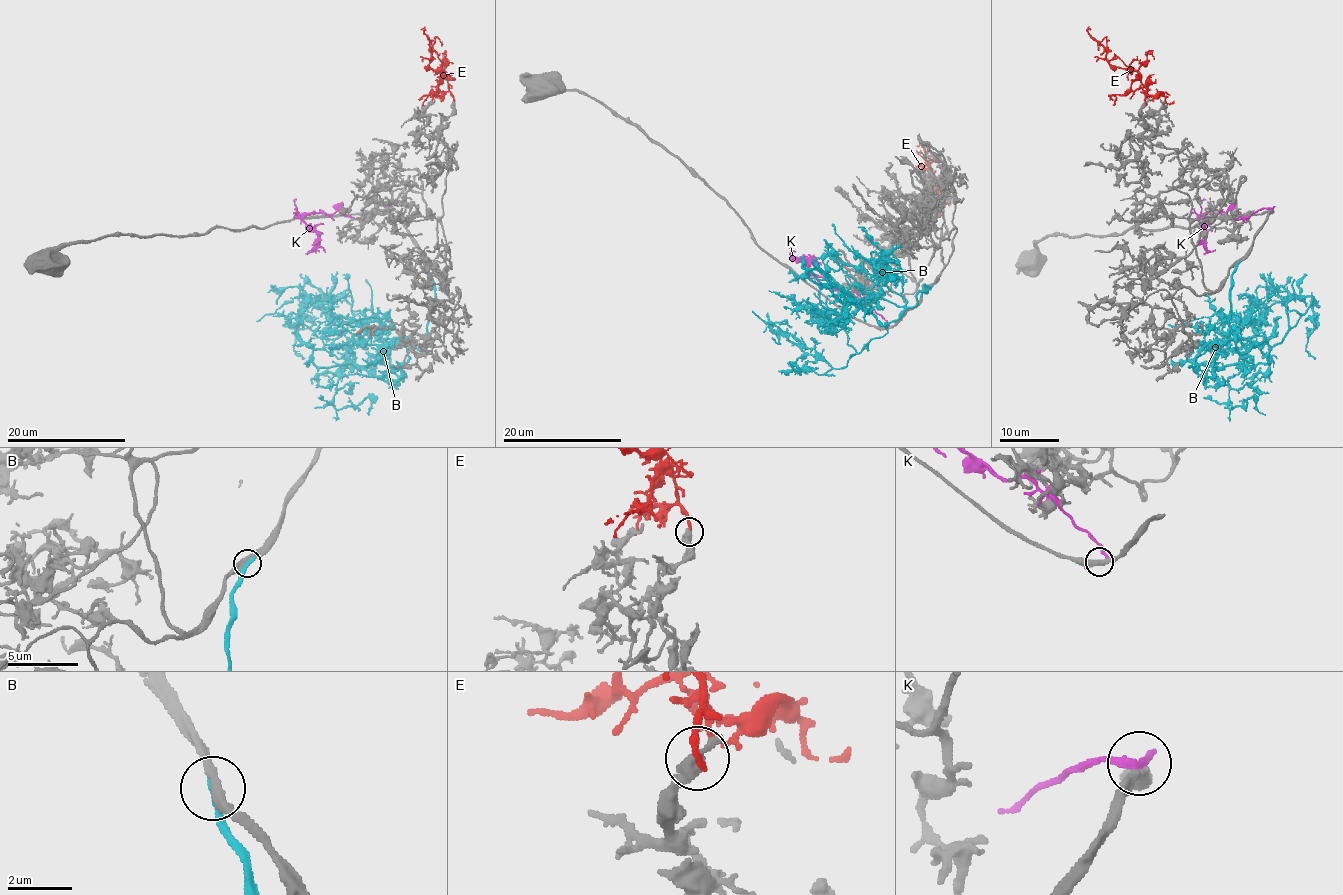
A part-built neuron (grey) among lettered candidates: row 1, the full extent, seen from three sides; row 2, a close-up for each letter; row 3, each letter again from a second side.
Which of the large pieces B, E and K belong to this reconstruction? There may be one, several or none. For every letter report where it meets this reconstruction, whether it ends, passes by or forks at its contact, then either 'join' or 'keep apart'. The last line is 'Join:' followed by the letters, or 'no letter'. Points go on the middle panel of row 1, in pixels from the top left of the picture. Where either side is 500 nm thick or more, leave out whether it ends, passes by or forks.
B: contact (921, 294); it ends; join
E: contact (950, 201); keep apart
K: contact (886, 327); it ends; keep apart
Join: B

